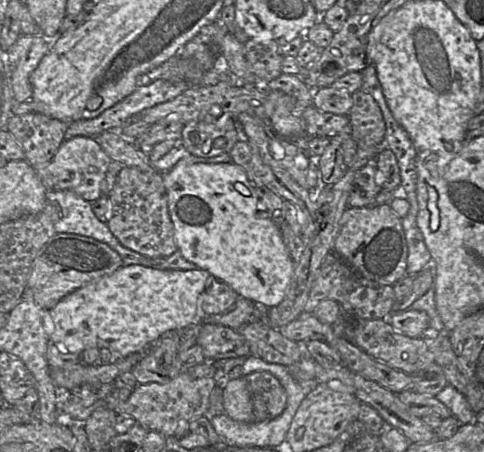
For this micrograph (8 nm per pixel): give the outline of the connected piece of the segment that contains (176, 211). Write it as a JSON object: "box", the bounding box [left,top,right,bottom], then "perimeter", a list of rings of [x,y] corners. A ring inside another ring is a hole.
{"box":[163,160,294,307],"perimeter":[[[180,160],[163,174],[163,182],[167,190],[174,238],[182,256],[227,283],[240,297],[266,307],[280,304],[290,285],[294,263],[283,241],[280,227],[263,210],[255,186],[248,180],[243,168],[233,162],[215,164]]]}

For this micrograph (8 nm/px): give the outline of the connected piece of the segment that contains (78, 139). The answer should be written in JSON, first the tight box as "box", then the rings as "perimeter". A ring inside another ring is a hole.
{"box":[33,136,111,202],"perimeter":[[[76,136],[64,140],[46,165],[33,168],[46,190],[71,190],[83,199],[92,202],[102,195],[101,184],[111,161],[93,137]]]}

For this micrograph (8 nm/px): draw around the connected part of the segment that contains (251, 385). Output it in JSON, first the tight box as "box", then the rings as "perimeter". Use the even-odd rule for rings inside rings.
{"box":[242,371,287,422],"perimeter":[[[262,371],[242,377],[246,380],[250,393],[255,422],[274,419],[284,411],[287,394],[275,376]]]}

